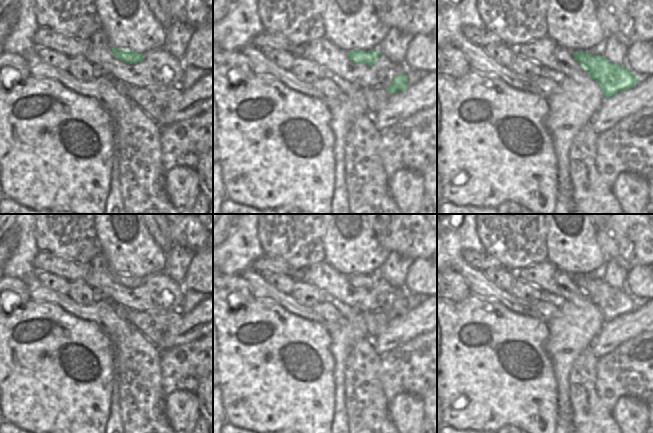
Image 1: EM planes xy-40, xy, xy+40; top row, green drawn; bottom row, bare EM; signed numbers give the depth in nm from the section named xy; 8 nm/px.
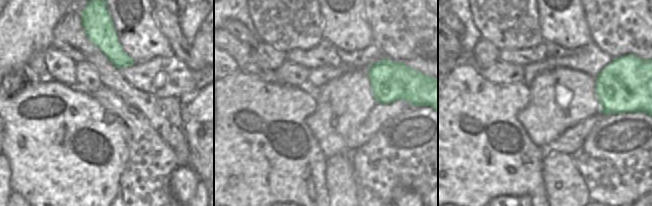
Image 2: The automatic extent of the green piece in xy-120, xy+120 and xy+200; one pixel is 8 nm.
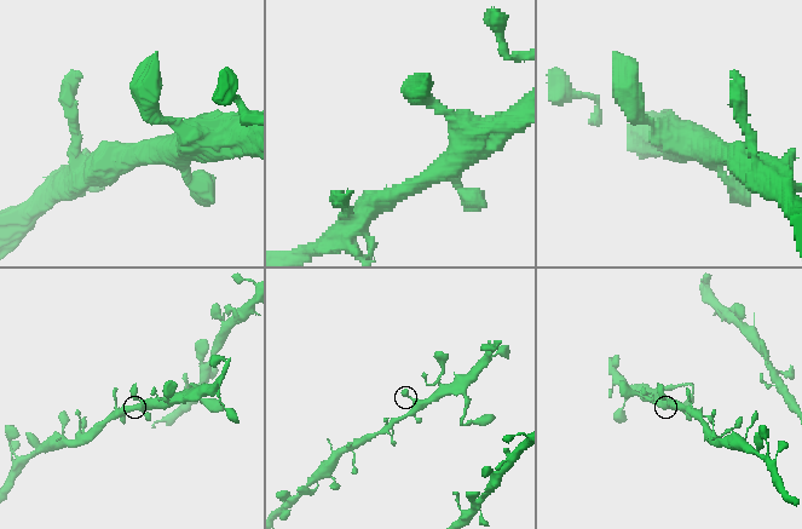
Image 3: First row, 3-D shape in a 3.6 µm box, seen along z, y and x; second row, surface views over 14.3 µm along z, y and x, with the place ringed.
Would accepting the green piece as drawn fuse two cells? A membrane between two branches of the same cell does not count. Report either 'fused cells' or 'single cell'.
single cell

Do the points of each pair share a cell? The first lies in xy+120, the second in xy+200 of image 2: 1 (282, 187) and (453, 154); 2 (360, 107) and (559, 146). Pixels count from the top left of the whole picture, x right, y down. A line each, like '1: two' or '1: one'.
1: one
2: two

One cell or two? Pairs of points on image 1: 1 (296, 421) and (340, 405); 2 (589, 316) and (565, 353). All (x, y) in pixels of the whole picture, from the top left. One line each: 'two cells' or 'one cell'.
1: two cells
2: one cell

